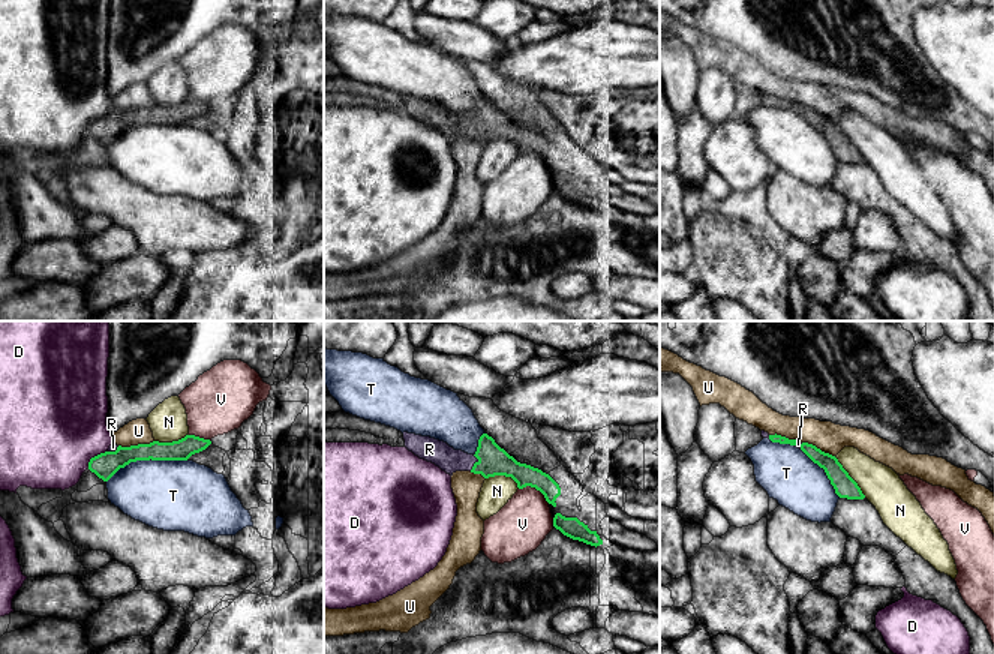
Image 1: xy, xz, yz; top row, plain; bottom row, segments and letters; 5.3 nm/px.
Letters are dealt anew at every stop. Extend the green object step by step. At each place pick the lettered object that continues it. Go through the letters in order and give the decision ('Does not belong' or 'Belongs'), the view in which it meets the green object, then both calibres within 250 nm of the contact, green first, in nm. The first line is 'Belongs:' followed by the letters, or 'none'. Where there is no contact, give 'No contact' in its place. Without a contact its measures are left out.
Belongs: R
D: Does not belong. Touches green in xy. Thickness 140 nm (green) against 480 nm
N: Does not belong. Touches green in yz. Thickness 120 nm (green) against 220 nm
R: Belongs. Touches green in xz. Thickness 160 nm (green) against 130 nm
T: Does not belong. Touches green in xy. Thickness 140 nm (green) against 380 nm
U: Does not belong. Touches green in xy. Thickness 140 nm (green) against 130 nm
V: Does not belong. Touches green in xz. Thickness 140 nm (green) against 280 nm

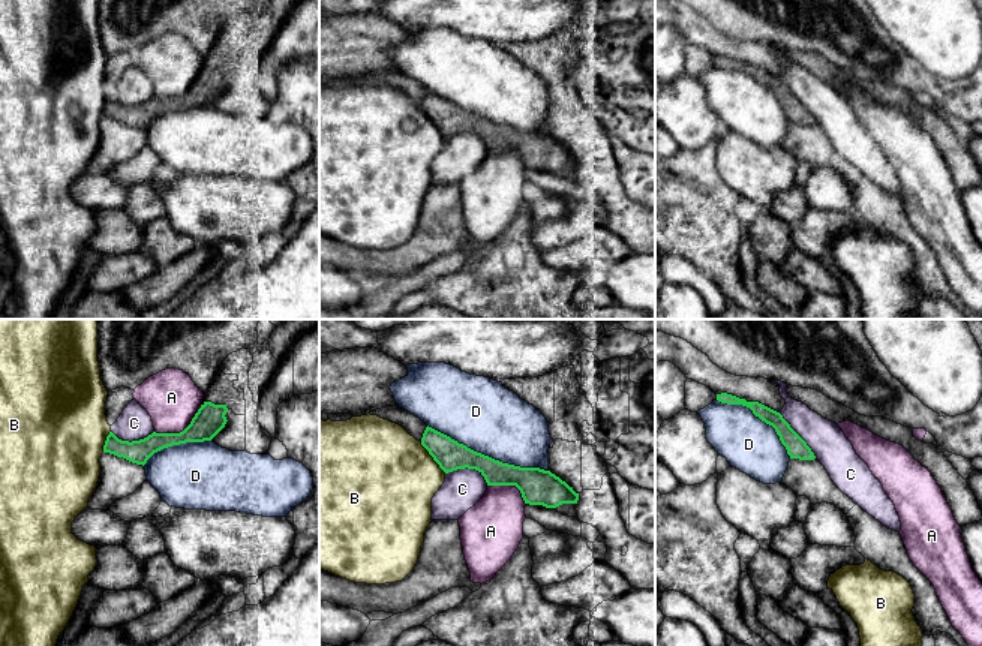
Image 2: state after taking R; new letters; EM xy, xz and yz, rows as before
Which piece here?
Belongs: none
A: Does not belong. Touches green in xy. Thickness 160 nm (green) against 300 nm
B: Does not belong. Touches green in xz. Thickness 160 nm (green) against 480 nm
C: Does not belong. Touches green in xz. Thickness 160 nm (green) against 220 nm
D: Does not belong. Touches green in xz. Thickness 160 nm (green) against 380 nm

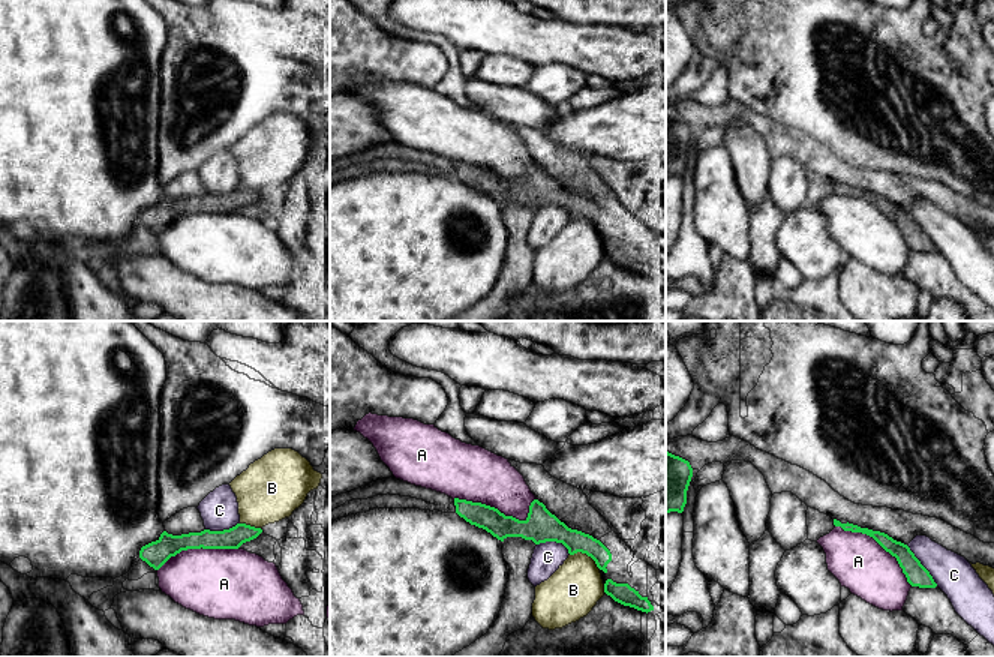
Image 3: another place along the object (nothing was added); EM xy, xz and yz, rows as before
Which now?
Belongs: none
A: Does not belong. Touches green in xz. Thickness 170 nm (green) against 300 nm
B: Does not belong. Touches green in xz. Thickness 140 nm (green) against 280 nm
C: Does not belong. Touches green in yz. Thickness 120 nm (green) against 220 nm

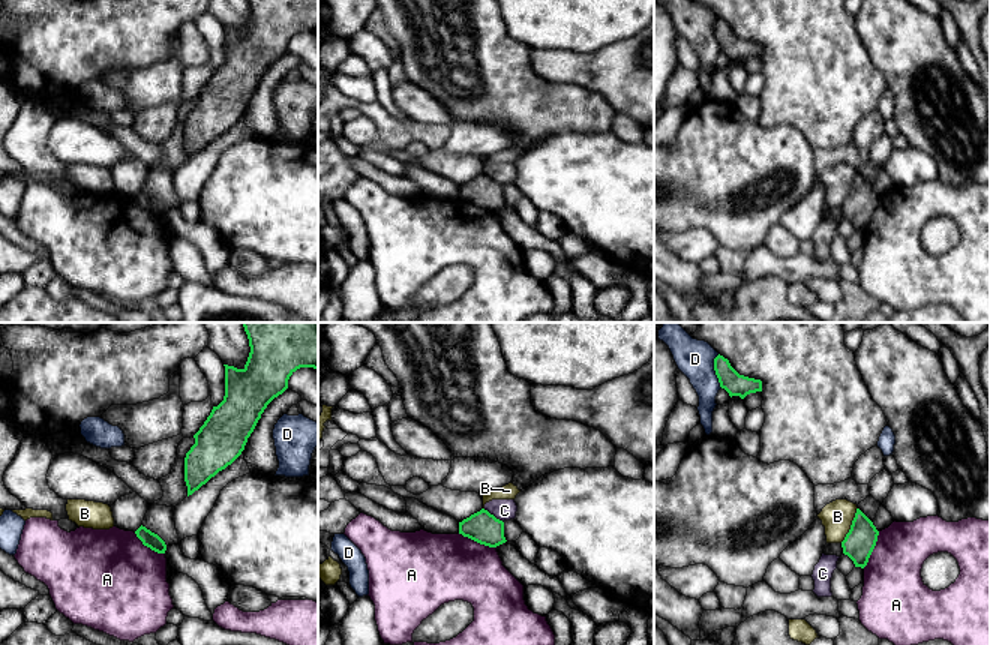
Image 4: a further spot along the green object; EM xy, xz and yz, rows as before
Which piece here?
Belongs: none
A: Does not belong. Touches green in xz. Thickness 170 nm (green) against 360 nm
B: Does not belong. Touches green in yz. Thickness 160 nm (green) against 170 nm
C: Does not belong. Touches green in xz. Thickness 170 nm (green) against 110 nm
D: Does not belong. Touches green in yz. Thickness 120 nm (green) against 200 nm

